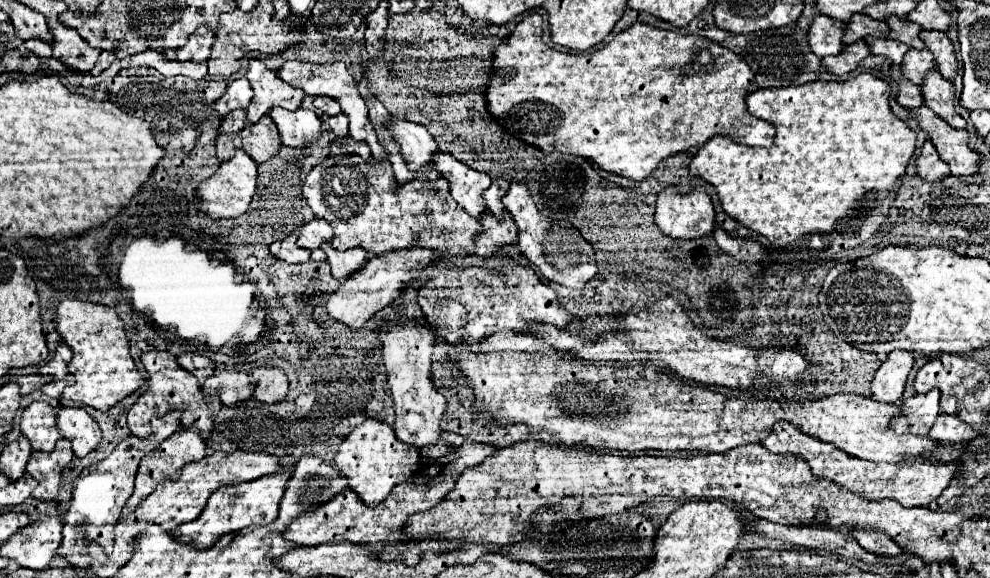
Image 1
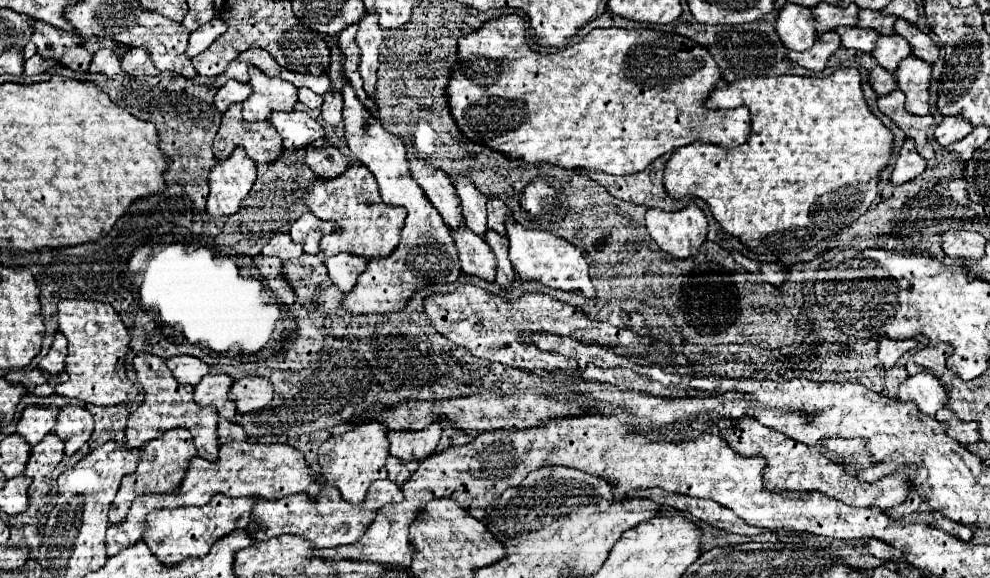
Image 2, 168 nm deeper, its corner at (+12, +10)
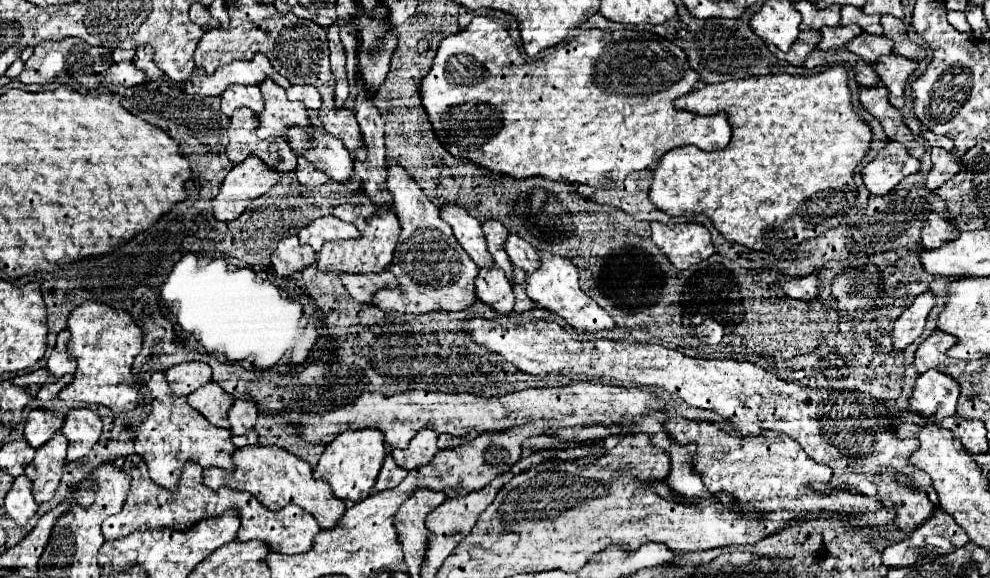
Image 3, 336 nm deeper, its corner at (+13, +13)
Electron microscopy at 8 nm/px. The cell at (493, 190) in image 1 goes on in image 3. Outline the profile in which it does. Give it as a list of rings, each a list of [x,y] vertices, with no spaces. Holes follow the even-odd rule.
[[[508,232],[504,248],[506,248],[512,264],[520,266],[524,272],[534,272],[536,270],[536,266],[538,266],[536,250],[532,248],[532,244],[528,244],[526,240],[522,240],[518,234]]]

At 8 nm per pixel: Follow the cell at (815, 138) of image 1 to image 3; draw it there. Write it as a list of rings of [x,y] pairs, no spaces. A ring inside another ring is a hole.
[[[834,66],[814,76],[752,76],[722,84],[706,84],[680,96],[674,104],[696,114],[728,112],[732,122],[732,142],[718,152],[704,152],[688,145],[664,154],[654,170],[650,186],[650,200],[658,210],[664,210],[670,216],[704,212],[714,220],[714,228],[726,240],[780,256],[800,242],[816,238],[816,232],[838,226],[836,220],[830,220],[828,224],[828,218],[816,222],[816,210],[846,210],[856,204],[858,192],[854,168],[870,150],[872,128],[852,108],[848,70],[844,66]]]

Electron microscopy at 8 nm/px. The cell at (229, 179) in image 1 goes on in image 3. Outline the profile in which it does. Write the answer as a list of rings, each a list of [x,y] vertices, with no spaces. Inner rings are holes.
[[[248,156],[244,162],[236,164],[220,184],[220,192],[212,198],[212,212],[216,220],[232,222],[250,202],[264,192],[268,192],[278,182],[278,174],[264,166],[256,156]]]

